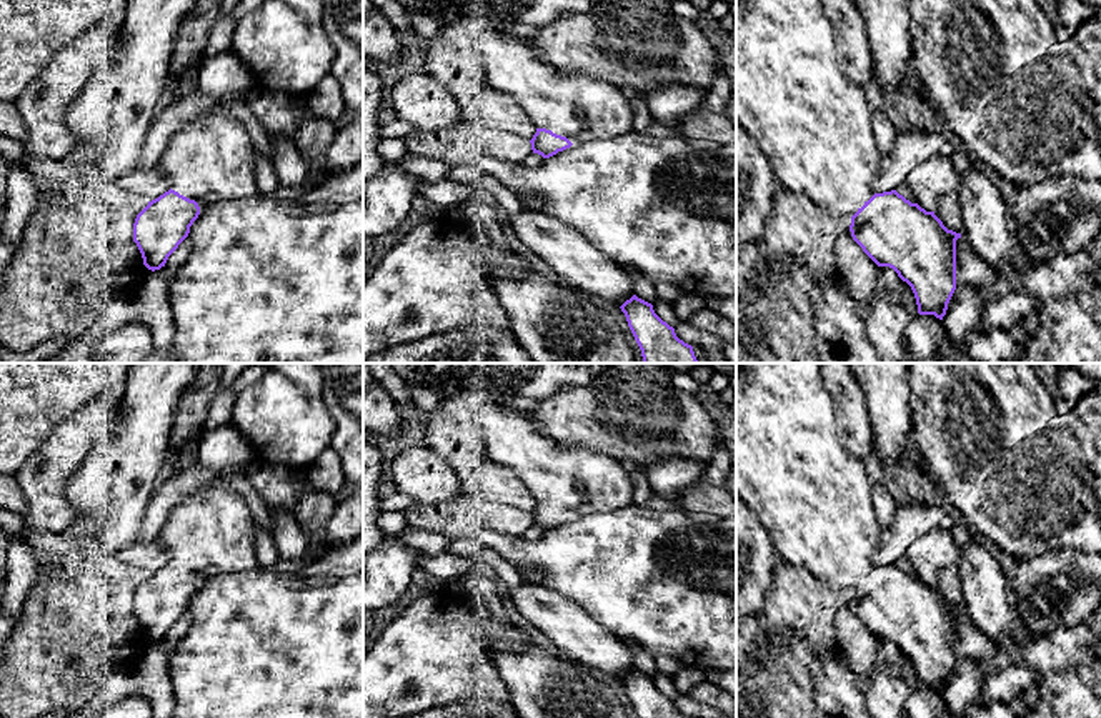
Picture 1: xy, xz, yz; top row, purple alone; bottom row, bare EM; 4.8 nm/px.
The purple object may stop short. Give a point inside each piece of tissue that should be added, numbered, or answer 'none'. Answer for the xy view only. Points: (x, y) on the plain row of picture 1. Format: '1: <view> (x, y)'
1: xy (210, 532)

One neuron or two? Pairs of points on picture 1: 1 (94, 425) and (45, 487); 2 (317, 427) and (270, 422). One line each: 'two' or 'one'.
1: one
2: one

